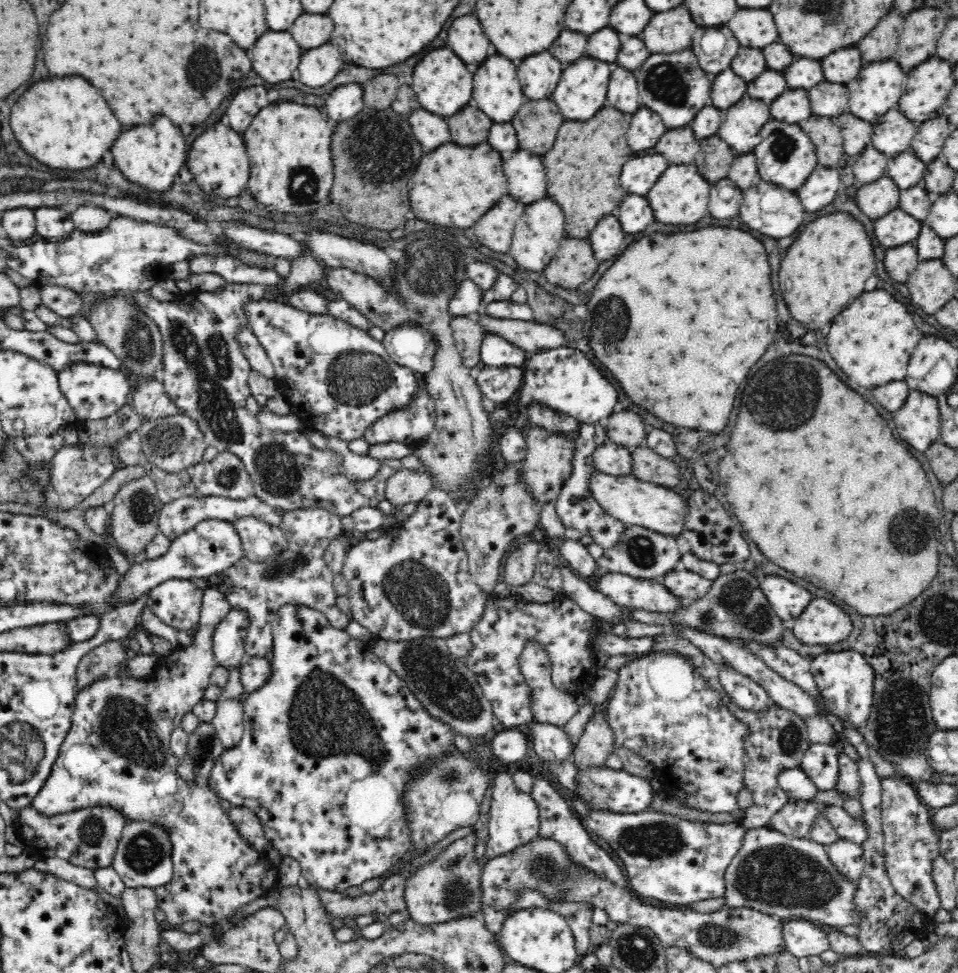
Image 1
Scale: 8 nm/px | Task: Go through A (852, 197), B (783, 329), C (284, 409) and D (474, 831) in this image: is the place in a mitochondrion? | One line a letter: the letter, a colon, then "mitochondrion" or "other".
A: other
B: other
C: other
D: other

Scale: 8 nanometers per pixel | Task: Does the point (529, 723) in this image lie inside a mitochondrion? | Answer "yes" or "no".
no

